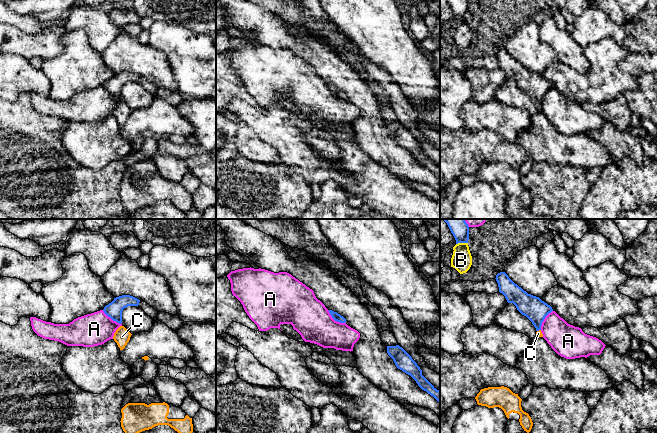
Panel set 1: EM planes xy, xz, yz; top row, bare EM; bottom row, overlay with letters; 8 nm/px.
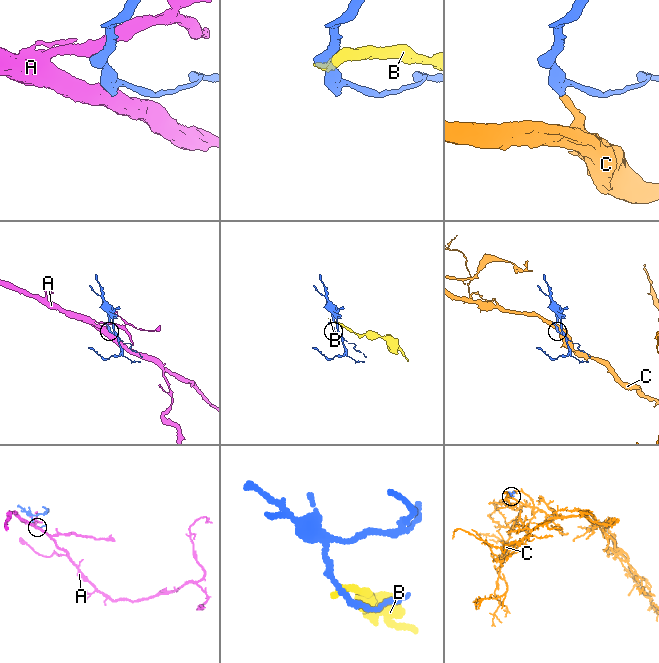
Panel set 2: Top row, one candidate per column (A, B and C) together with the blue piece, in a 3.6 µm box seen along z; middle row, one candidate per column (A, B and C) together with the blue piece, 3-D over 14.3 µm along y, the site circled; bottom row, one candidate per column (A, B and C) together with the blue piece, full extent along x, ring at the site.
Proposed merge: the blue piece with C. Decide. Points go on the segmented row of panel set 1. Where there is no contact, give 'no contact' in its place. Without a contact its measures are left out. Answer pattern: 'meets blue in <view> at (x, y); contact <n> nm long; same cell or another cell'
meets blue in yz at (538, 330); contact 40 nm long; same cell

